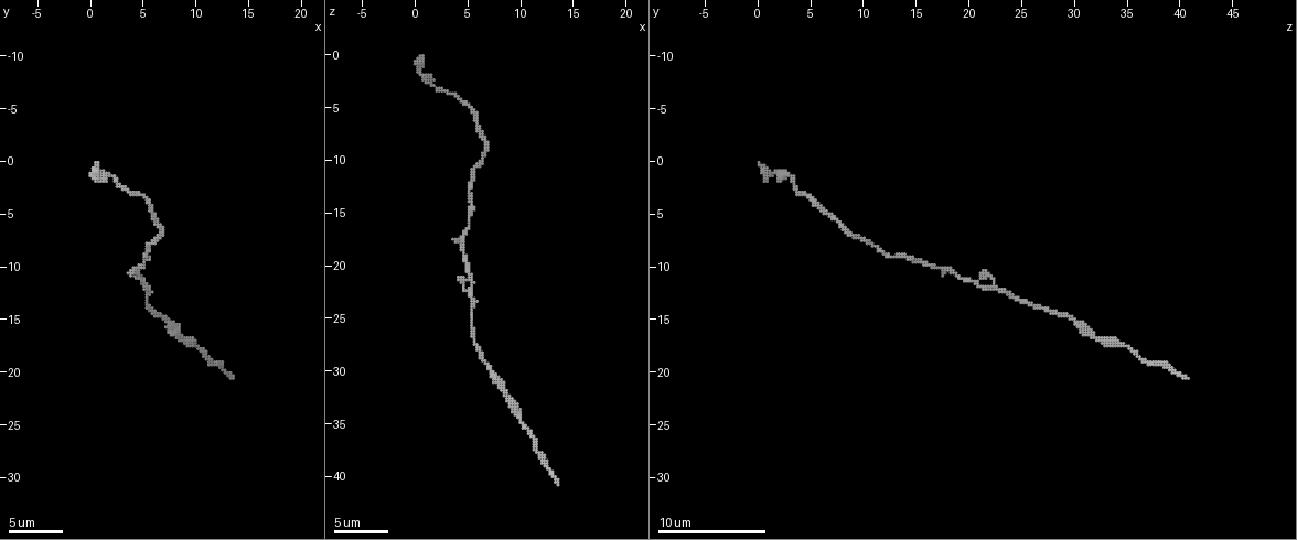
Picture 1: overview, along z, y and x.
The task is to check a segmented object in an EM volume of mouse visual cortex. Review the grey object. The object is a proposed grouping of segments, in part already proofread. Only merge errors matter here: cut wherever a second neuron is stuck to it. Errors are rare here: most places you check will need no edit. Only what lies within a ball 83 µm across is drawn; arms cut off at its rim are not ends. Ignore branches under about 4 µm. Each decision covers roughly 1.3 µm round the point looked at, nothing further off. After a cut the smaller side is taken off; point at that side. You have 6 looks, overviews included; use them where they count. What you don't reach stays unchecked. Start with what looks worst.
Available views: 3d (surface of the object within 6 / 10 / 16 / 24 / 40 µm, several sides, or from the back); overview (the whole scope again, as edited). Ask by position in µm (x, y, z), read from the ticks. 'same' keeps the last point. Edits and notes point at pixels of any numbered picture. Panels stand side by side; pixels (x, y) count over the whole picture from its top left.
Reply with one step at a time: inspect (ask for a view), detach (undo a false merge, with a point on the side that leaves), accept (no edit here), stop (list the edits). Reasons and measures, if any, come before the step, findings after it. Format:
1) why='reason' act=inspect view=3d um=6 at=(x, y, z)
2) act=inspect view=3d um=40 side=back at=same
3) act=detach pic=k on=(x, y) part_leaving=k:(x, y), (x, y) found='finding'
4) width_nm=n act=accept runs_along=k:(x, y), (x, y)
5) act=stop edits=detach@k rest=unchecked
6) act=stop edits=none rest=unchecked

why='thick turns thin' act=inspect view=3d um=16 at=(5.4, 8.6, 11.4)

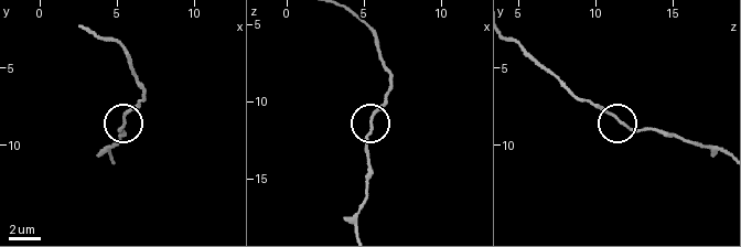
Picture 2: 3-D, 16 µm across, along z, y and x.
act=accept runs_along=2:(720, 151), (653, 130), (629, 129), (590, 100) found='all the same neuron'

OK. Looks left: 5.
act=inspect view=3d um=16 at=(4.8, 11.2, 19.4)

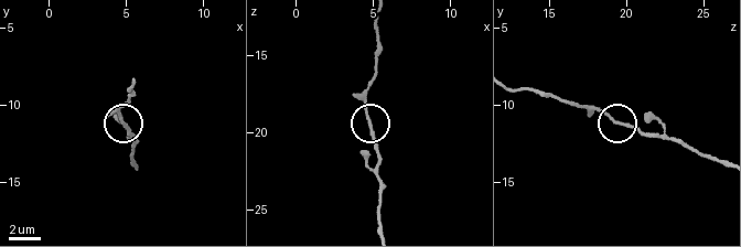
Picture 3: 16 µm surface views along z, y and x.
why='other side' act=inspect view=3d um=16 side=back at=(4.8, 11.2, 19.6)

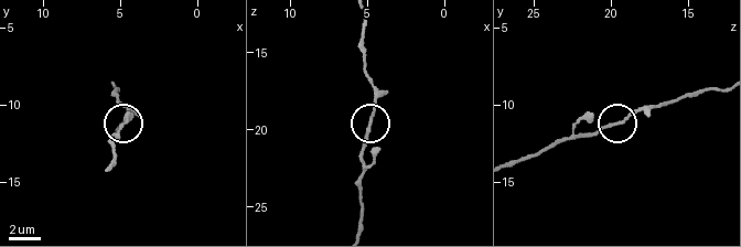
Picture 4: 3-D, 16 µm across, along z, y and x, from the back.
act=accept found='one neuron here'

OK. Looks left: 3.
why='calibre changes' act=inspect view=3d um=16 at=(8.4, 16.2, 31.4)

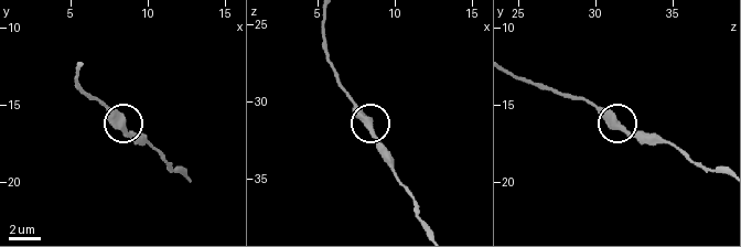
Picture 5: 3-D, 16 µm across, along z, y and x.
act=accept runs_along=5:(323, 20), (323, 47), (336, 83), (385, 149) found='continuous, no second neuron'

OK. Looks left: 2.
act=stop edits=none rest=unchecked

